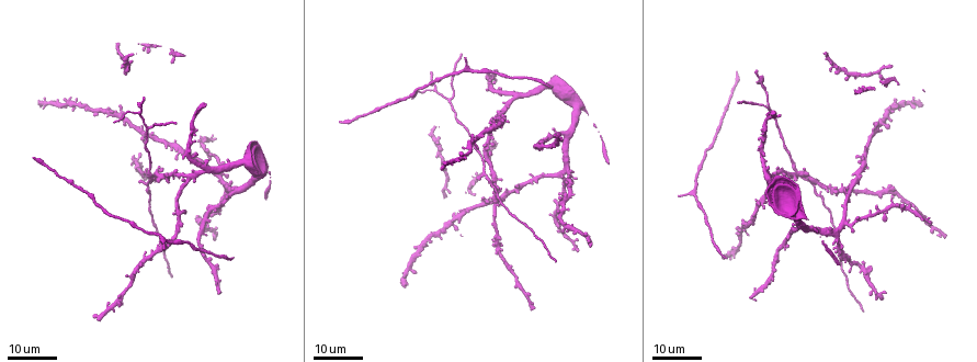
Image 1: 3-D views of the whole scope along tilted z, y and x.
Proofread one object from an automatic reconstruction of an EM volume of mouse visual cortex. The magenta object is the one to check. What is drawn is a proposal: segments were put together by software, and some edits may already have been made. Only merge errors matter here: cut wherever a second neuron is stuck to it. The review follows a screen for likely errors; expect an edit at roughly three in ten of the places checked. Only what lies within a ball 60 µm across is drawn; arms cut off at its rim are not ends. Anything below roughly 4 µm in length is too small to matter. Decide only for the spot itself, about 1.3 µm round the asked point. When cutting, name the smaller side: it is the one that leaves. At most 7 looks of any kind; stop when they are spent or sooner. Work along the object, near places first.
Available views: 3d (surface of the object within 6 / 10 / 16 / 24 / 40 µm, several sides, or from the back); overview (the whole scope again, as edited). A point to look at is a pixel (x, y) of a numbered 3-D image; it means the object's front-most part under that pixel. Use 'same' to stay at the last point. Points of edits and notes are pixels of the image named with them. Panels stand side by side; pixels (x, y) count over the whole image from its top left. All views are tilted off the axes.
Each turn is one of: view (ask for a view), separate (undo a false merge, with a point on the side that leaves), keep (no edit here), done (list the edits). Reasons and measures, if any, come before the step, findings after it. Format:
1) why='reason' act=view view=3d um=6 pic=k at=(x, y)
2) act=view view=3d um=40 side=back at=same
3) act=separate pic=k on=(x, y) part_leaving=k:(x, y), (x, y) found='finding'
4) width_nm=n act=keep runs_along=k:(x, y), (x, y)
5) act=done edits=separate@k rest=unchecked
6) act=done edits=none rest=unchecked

why='a fork' act=view view=3d um=24 pic=1 at=(806, 181)

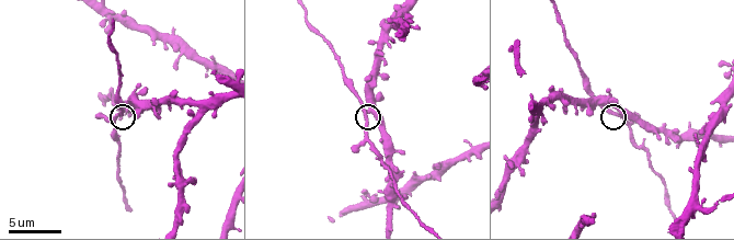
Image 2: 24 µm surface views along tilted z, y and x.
act=view view=3d um=6 pic=2 at=(363, 115)

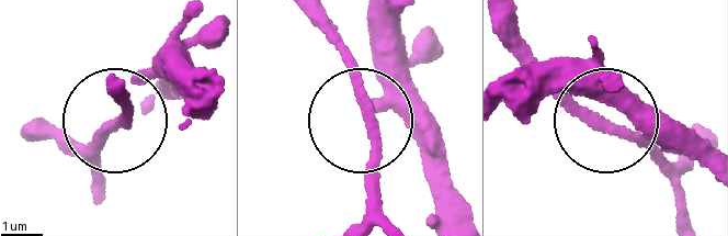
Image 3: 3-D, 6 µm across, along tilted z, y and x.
width_nm=190 act=keep found='continuous, no second neuron'

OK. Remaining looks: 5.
why='three arms meet' act=view view=3d um=16 pic=1 at=(449, 97)

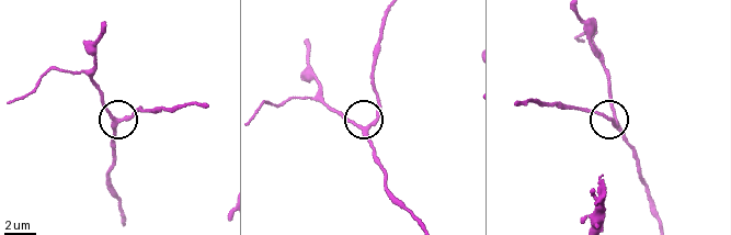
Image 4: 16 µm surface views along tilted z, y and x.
act=view view=3d um=6 pic=4 at=(367, 125)

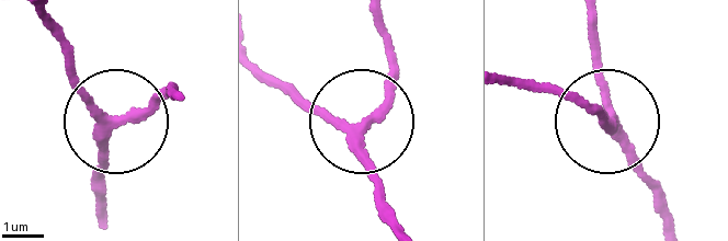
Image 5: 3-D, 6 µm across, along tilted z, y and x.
arms=3 act=keep runs_along=5:(395, 221), (362, 146), (387, 94), (390, 42) found='one neuron here'

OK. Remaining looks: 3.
act=view view=3d um=16 pic=1 at=(119, 113)

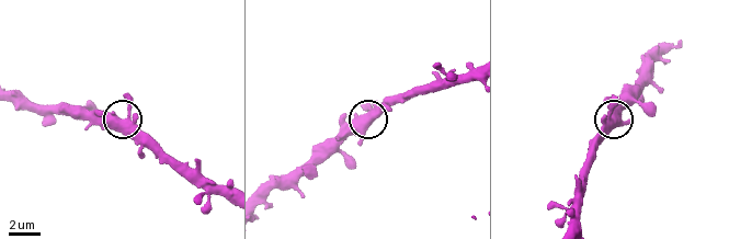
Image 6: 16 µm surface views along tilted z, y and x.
act=view view=3d um=6 pic=6 at=(129, 119)

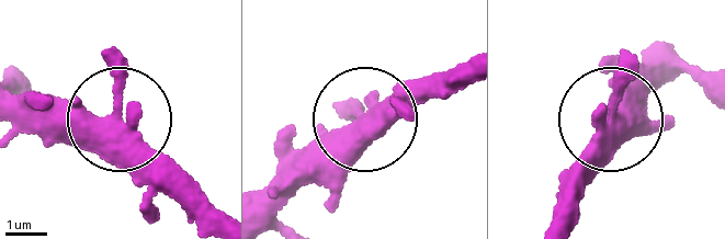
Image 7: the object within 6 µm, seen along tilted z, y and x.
why='other side' act=view view=3d um=6 side=back pic=7 at=(117, 115)

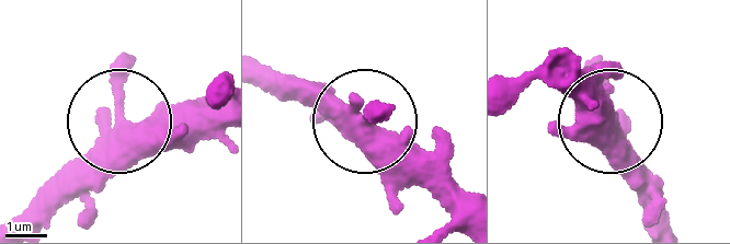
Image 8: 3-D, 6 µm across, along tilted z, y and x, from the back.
side_arm_um=22 act=keep found='all the same neuron'

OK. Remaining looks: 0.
act=done edits=none rest=unchecked

